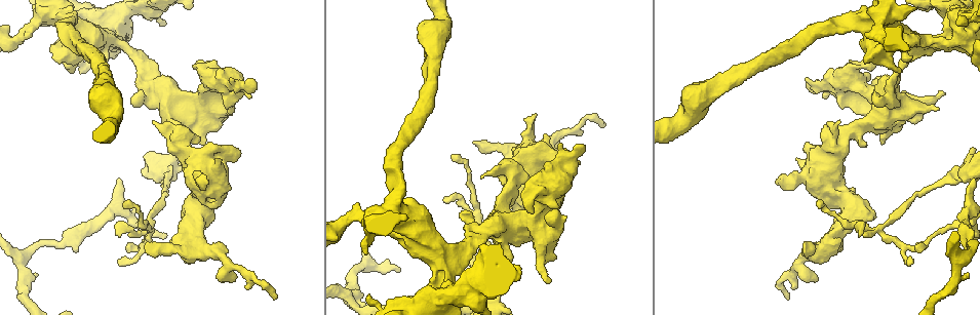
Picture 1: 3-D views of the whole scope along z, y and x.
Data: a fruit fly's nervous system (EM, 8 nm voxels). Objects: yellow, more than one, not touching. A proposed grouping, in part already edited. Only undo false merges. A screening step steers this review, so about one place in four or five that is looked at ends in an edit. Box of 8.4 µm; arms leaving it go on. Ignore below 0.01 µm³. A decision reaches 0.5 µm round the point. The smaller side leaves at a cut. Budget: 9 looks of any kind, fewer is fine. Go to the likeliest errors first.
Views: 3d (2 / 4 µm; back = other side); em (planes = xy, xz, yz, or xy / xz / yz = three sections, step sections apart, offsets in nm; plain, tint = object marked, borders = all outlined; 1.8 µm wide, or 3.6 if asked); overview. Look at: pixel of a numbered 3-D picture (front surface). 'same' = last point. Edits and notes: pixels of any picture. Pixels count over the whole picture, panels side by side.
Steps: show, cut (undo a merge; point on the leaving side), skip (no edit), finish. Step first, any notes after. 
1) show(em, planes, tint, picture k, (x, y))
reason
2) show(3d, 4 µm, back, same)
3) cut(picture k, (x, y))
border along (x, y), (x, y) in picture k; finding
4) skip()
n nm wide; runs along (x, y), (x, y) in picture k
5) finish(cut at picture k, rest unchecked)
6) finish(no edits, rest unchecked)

show(3d, 4 µm, picture 1, (150, 229))
a narrow waist

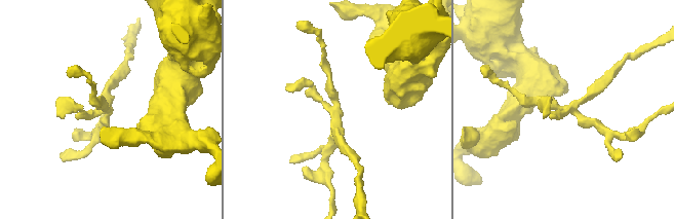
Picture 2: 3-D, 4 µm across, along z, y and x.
show(em, planes, borders, picture 2, (337, 114))
4 arms

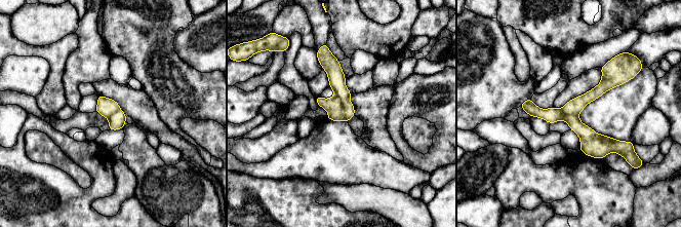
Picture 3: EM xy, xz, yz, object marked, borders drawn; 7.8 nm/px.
cut(picture 3, (333, 105))
the part that leaves runs along (610, 66), (597, 91), (563, 111) in picture 3; two neurons meet here

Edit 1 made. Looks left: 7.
show(3d, 4 µm, back, picture 1, (502, 237))
a narrow waist

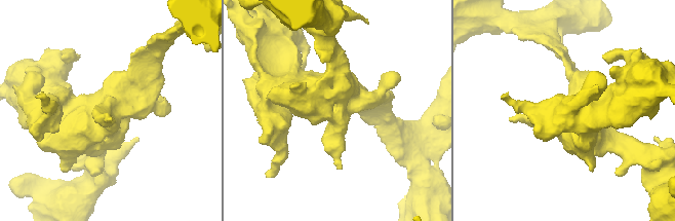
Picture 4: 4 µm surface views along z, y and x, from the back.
show(em, 3.6 µm, yz, step 16, borders, picture 4, (332, 108))
shape alone is not enough

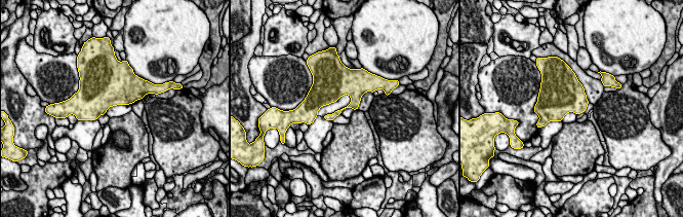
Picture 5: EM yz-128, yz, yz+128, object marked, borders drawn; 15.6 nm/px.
skip()
130 nm wide; one neuron here

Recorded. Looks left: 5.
show(em, 3.6 µm, planes, tint, picture 1, (400, 210))
sharp bend

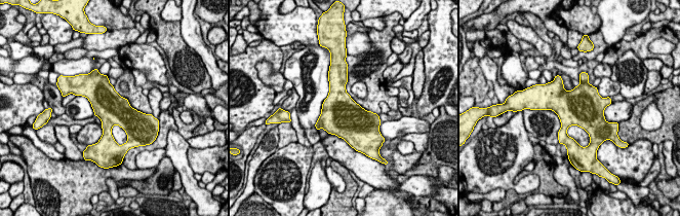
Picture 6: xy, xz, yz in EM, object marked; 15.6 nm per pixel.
skip()
500 nm wide; all the same neuron

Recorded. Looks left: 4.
show(3d, 4 µm, picture 1, (118, 32))
looks like a crossing

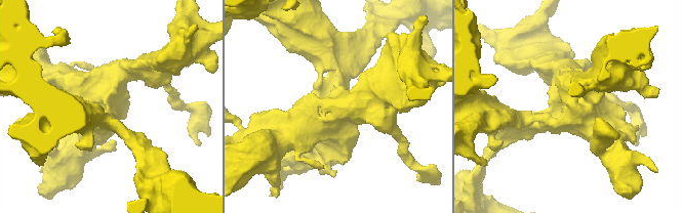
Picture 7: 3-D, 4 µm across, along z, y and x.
show(em, planes, plain, picture 7, (105, 109))
need the tissue

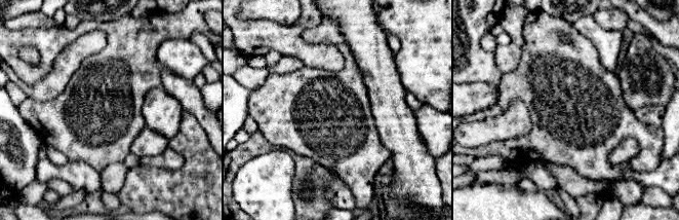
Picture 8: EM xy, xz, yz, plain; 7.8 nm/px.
show(em, planes, tint, same)
where the object lies

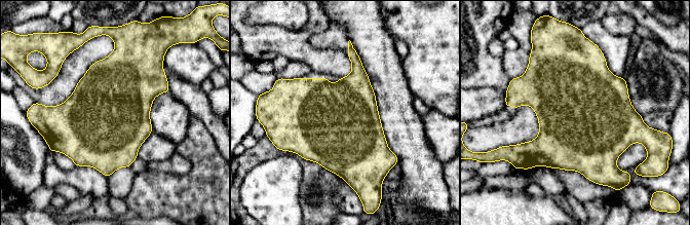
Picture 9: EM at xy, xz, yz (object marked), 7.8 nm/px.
skip()
one neuron here

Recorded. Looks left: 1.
finish(cut at picture 3, rest unchecked)

